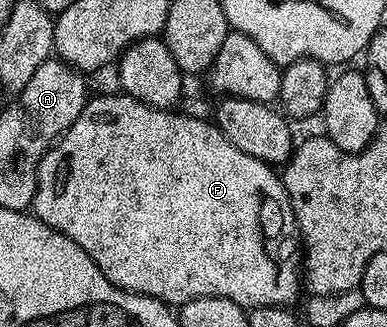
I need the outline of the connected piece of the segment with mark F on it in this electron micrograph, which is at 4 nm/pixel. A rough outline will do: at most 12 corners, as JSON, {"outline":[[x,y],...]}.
{"outline":[[90,96],[31,209],[116,289],[303,293],[280,176],[212,120]]}

